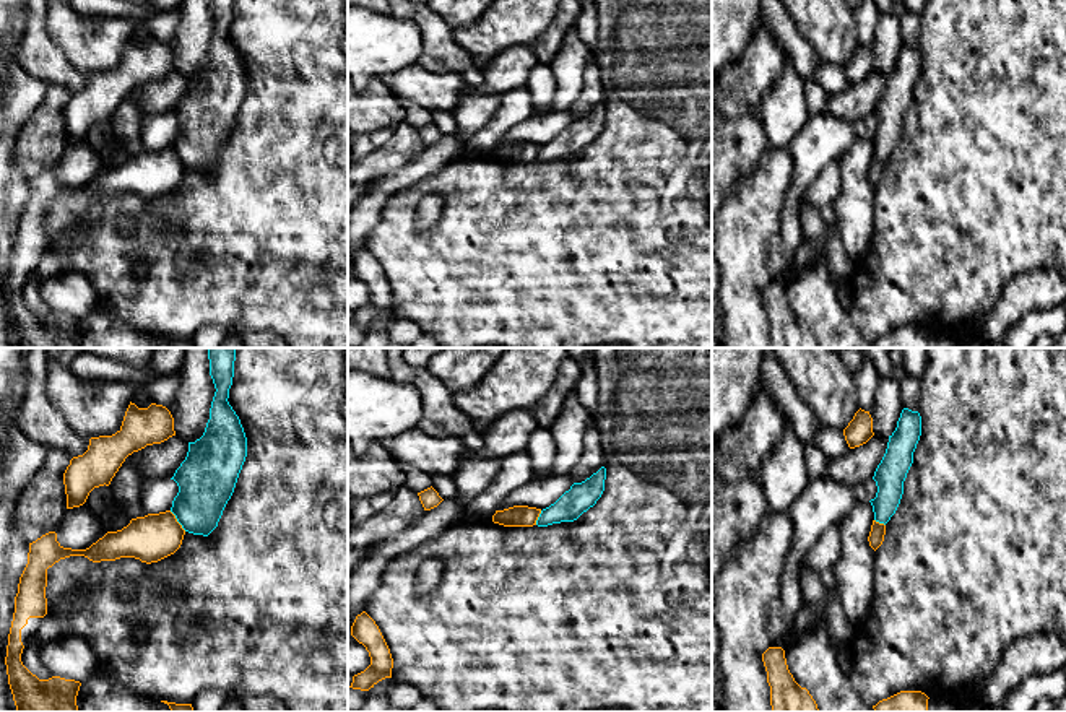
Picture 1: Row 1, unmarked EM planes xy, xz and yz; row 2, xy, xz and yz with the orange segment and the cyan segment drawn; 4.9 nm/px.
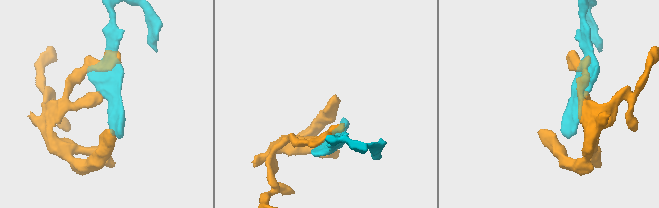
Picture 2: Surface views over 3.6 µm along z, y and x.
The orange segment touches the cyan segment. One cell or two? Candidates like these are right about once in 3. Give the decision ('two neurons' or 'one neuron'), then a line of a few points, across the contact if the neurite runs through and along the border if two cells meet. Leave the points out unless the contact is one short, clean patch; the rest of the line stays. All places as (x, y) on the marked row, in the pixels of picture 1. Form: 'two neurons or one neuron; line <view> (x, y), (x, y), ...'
two neurons; line xy (169, 511), (186, 530)

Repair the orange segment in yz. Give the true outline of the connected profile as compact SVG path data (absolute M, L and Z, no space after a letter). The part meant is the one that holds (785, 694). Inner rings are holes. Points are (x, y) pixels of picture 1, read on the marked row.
M769 647L762 653L762 662L767 671L774 712L819 712L809 691L801 688L790 673L782 647Z

